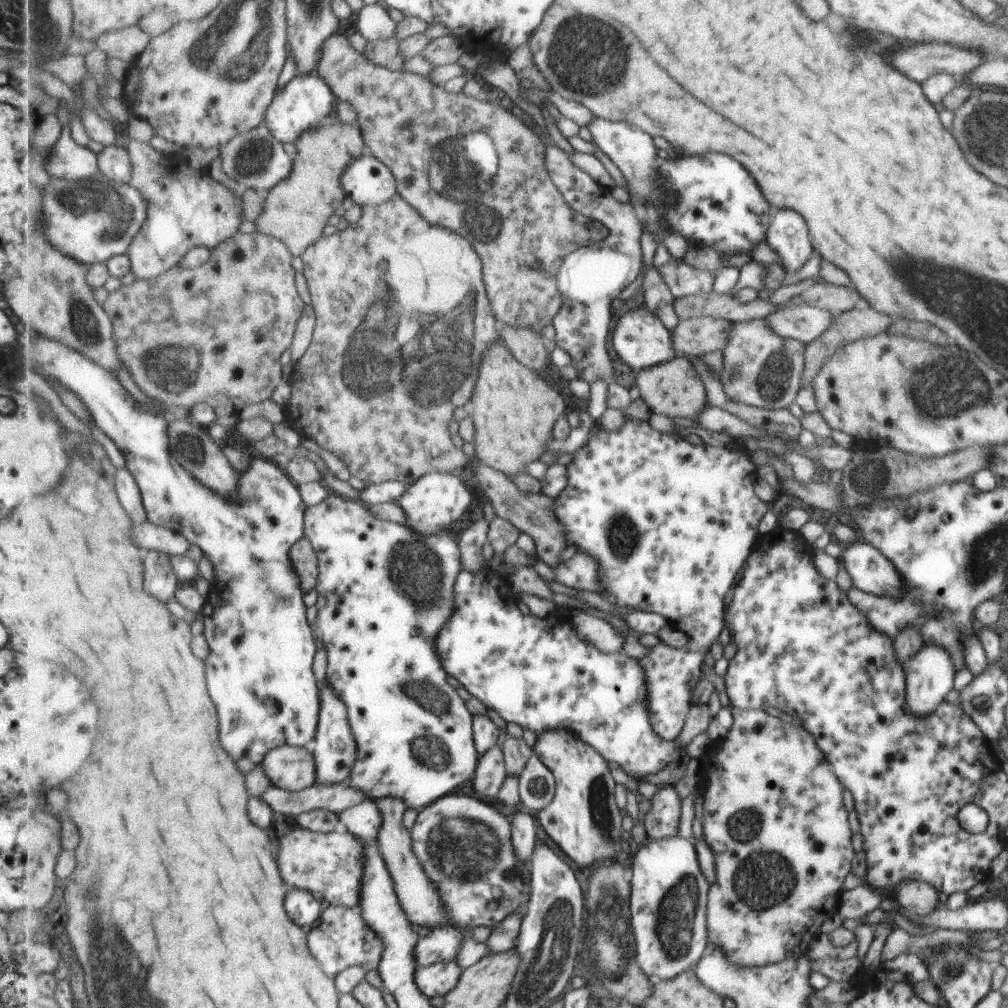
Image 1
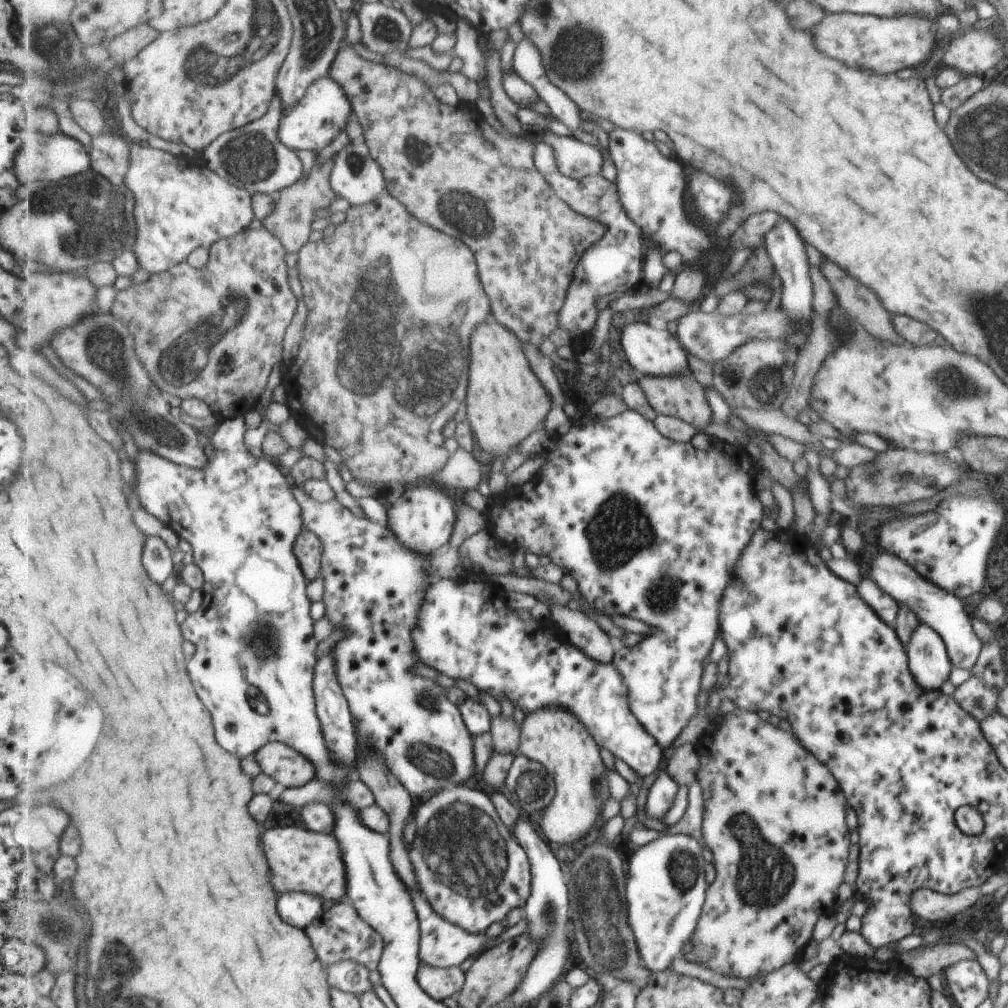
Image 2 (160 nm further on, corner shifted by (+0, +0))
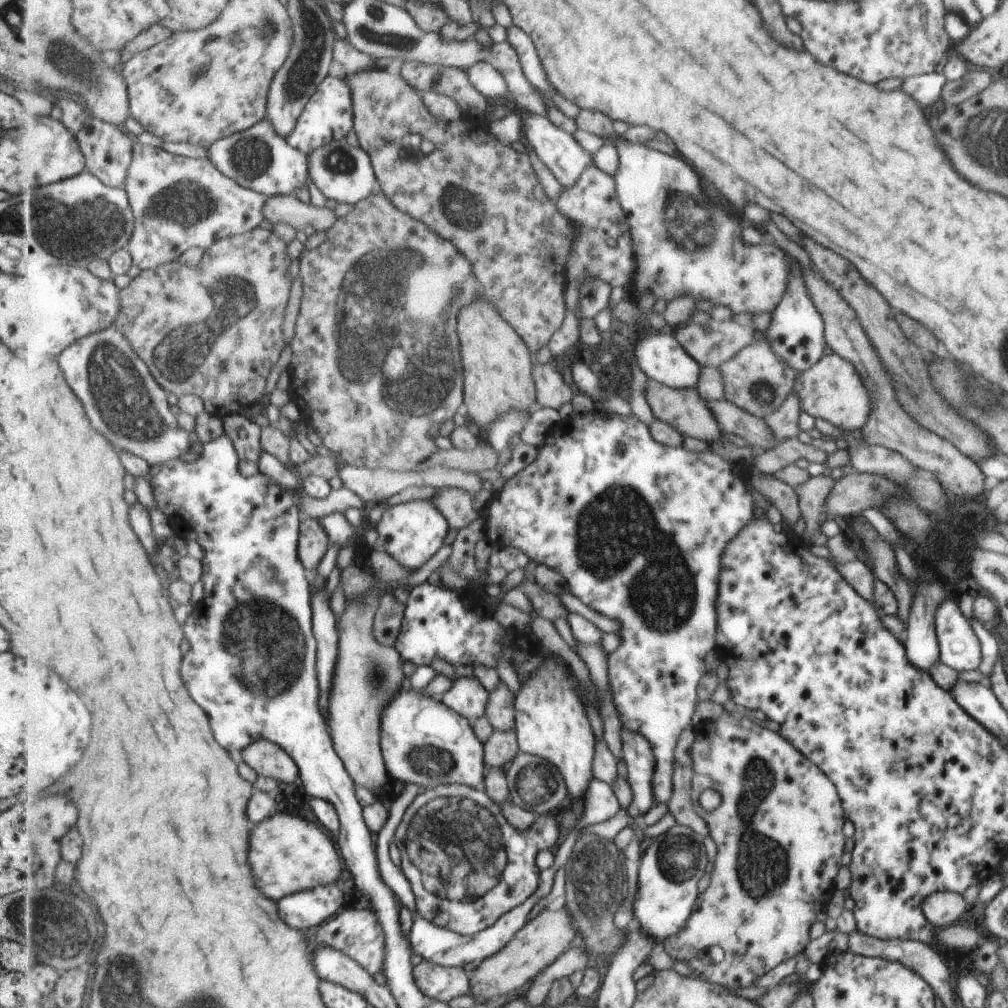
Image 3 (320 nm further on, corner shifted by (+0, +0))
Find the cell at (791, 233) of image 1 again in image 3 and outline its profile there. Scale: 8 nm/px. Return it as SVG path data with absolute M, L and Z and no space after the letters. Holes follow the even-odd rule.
M796 262L795 265L791 265L791 270L795 273L795 276L790 278L782 300L771 312L769 325L763 338L771 346L772 353L778 355L784 365L790 366L798 374L810 369L811 366L821 360L826 343L823 342L825 326L821 326L822 315L806 293L800 276L801 268L799 268L799 264Z

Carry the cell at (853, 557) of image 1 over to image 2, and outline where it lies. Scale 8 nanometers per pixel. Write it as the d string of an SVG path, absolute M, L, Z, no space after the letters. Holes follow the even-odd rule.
M889 553L879 554L870 560L870 570L867 573L868 579L879 587L879 590L890 595L898 604L907 606L911 612L915 613L919 623L930 626L942 637L945 643L946 654L949 656L950 665L955 668L970 670L981 652L982 641L978 637L969 618L961 606L961 602L953 593L948 593L945 589L935 586L925 577L922 577L914 568L901 558Z

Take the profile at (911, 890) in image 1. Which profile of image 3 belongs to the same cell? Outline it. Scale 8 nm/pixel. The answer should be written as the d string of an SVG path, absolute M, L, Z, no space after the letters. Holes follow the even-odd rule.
M937 891L924 899L922 909L927 922L941 929L942 926L953 924L963 914L965 902L959 893Z

